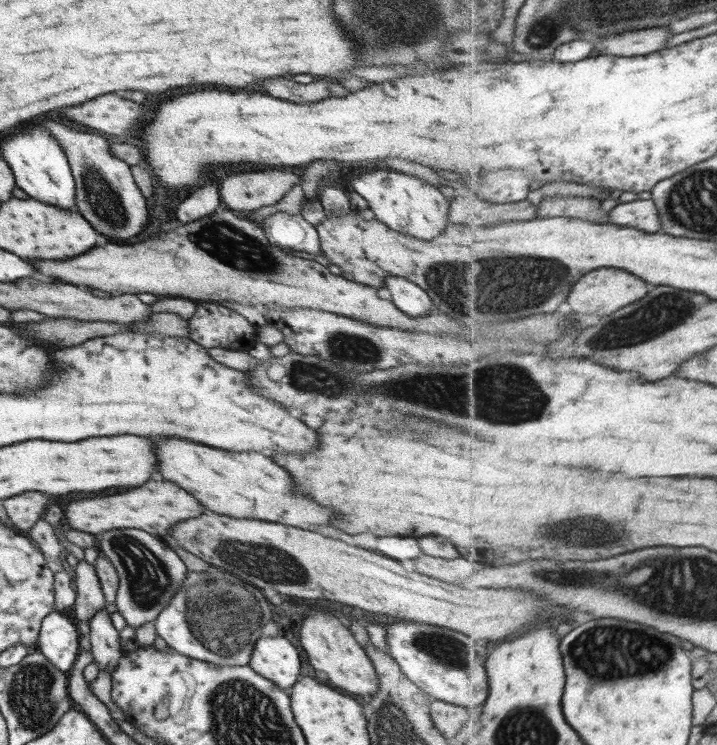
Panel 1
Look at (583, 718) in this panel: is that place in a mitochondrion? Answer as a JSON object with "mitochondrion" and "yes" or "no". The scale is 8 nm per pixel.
{"mitochondrion":"no"}

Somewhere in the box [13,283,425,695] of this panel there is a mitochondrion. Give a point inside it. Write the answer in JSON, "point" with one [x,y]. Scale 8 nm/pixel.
{"point":[222,615]}

